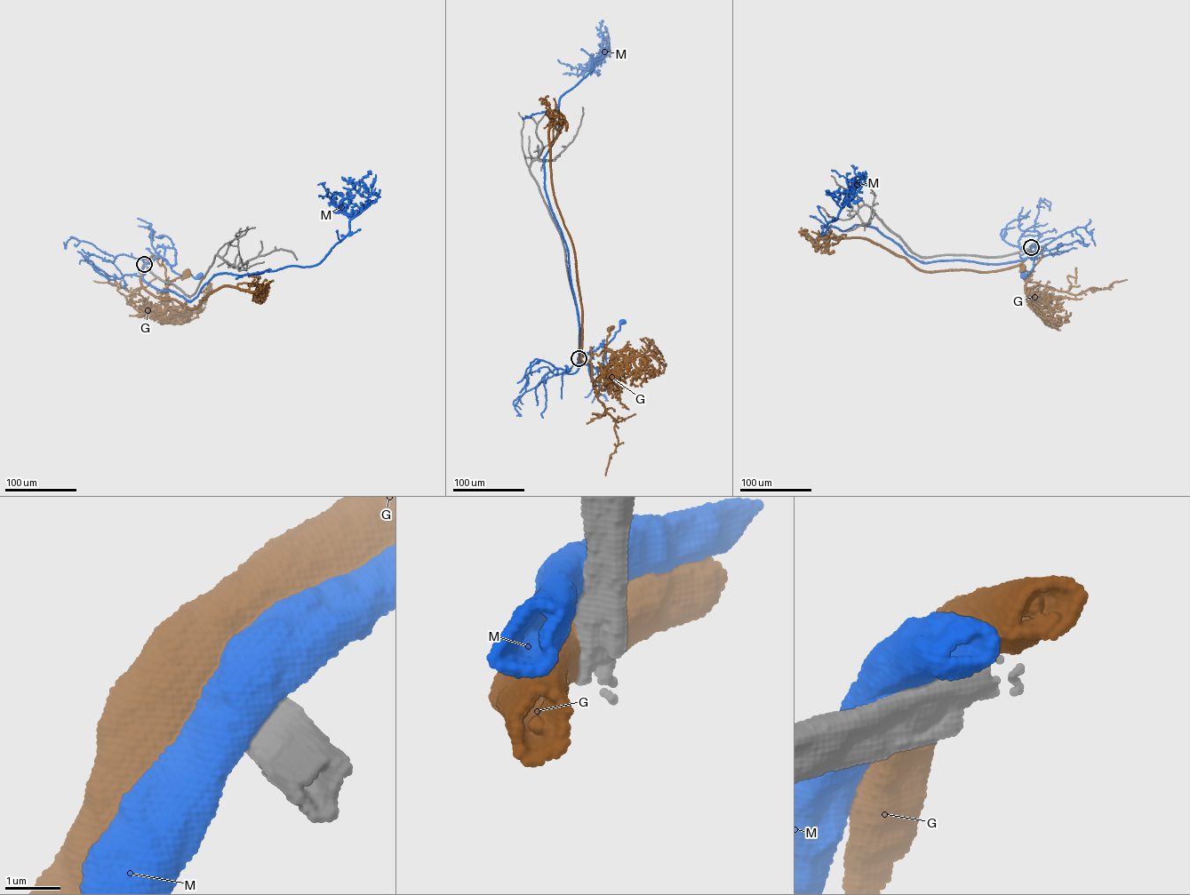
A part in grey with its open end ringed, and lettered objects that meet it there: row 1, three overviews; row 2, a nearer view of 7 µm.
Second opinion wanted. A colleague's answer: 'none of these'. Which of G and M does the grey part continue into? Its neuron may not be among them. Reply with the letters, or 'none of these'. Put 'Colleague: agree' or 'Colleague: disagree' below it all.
none of these
Colleague: agree

